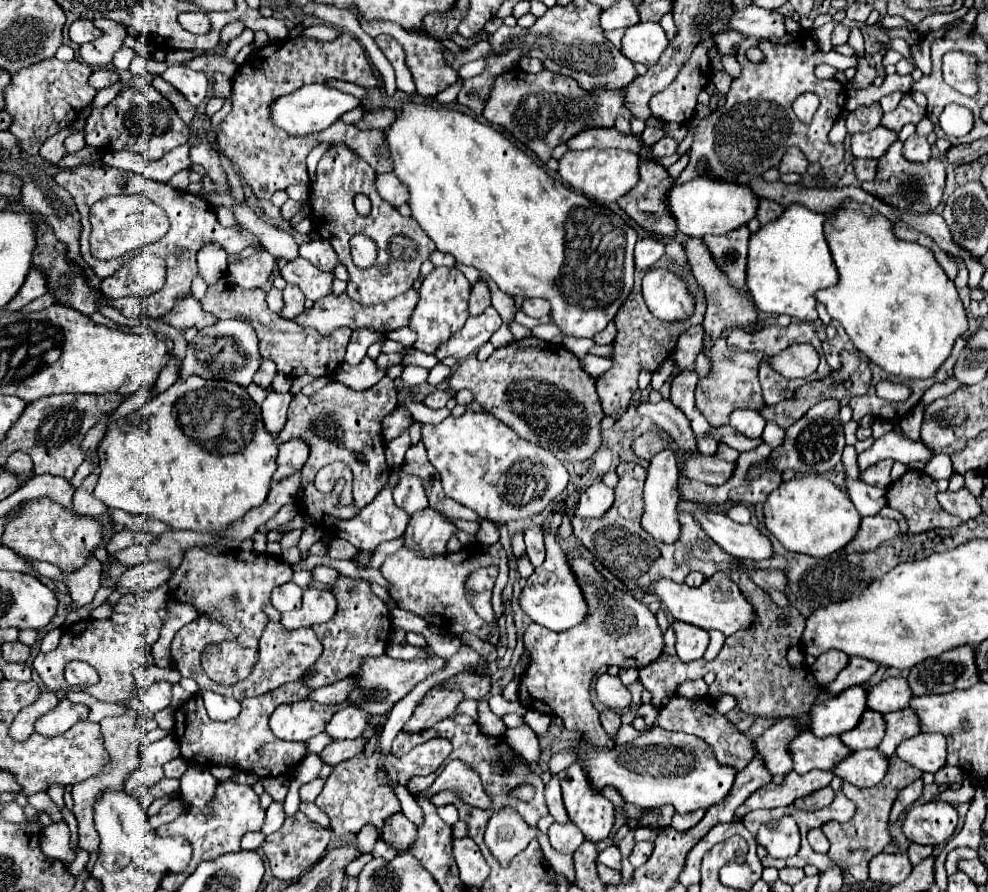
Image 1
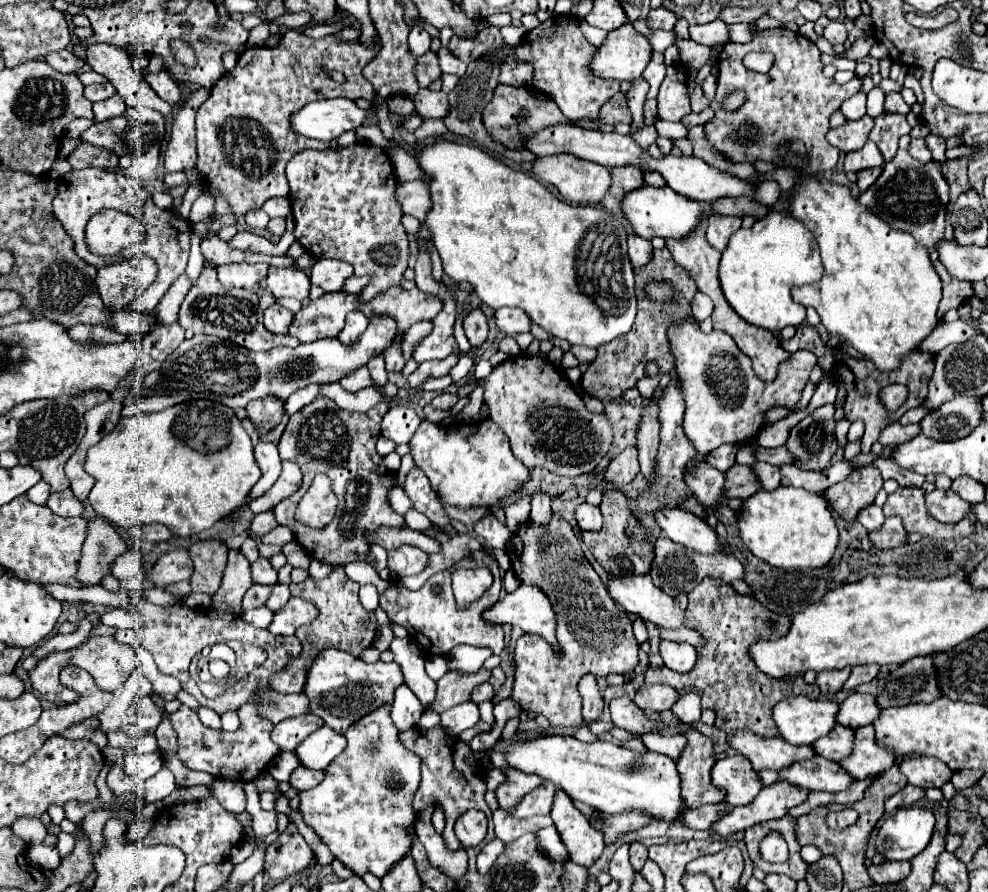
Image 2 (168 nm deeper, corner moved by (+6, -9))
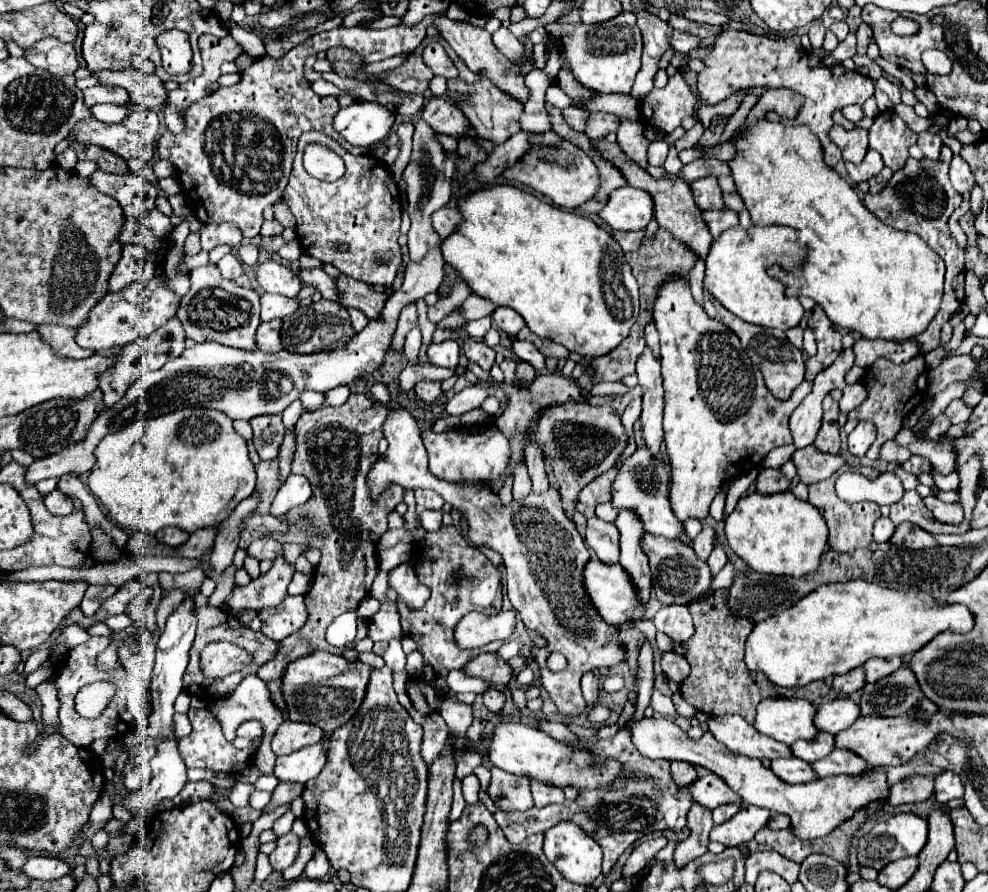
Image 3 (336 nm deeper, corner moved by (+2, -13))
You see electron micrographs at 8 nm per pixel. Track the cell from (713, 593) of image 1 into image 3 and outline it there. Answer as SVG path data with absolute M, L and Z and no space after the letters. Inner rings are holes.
M592 556L592 562L588 562L588 570L584 576L584 586L592 598L592 604L596 604L596 610L600 610L600 616L608 624L624 624L644 618L646 604L638 600L638 590L630 578L630 574L620 564L604 564L596 556Z

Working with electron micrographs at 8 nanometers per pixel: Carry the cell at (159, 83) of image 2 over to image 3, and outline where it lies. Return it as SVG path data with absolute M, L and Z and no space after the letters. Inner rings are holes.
M134 68L126 70L114 70L114 72L96 72L94 74L102 84L108 86L122 86L130 94L130 102L144 106L144 108L160 108L166 102L168 90L164 88L164 82L156 74L144 74Z

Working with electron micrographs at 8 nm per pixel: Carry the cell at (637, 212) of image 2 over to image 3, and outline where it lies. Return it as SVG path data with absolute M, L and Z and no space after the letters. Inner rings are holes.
M622 186L610 194L600 218L612 230L646 230L654 220L654 198L646 190Z

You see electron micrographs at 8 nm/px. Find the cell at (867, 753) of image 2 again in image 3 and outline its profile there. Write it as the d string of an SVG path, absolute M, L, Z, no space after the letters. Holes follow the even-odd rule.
M834 750L828 758L822 758L820 762L814 762L812 768L816 768L816 774L824 776L860 776L864 770L870 768L870 764L858 756L852 750Z

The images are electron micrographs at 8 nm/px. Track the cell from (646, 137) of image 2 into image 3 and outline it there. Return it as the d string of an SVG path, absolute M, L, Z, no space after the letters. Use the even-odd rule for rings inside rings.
M620 118L620 130L618 130L618 146L622 152L636 160L638 166L648 166L648 146L650 142L644 136L644 126L640 122L630 122L626 118Z

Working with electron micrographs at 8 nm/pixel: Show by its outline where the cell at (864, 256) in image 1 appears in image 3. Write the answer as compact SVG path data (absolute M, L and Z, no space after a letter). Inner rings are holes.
M760 120L754 126L742 124L740 136L734 140L738 158L730 160L732 178L738 194L744 198L746 210L754 224L782 224L792 226L806 236L810 248L808 260L798 272L784 272L778 266L768 270L786 282L788 296L808 296L818 302L834 326L844 330L856 330L866 340L890 340L906 342L922 334L940 310L942 284L944 284L944 262L942 258L916 234L902 232L886 226L876 218L858 198L856 190L844 182L836 170L824 164L818 138L806 126L784 126Z

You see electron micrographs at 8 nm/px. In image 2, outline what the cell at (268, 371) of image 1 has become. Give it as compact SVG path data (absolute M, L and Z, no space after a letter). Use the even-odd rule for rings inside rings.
M266 396L258 402L250 402L246 406L246 414L248 414L248 420L256 424L258 436L264 436L280 424L284 414L284 404L274 396Z

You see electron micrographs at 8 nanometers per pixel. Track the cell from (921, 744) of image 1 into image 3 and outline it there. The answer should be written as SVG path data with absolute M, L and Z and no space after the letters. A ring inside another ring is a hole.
M944 770L944 772L934 774L934 798L938 802L946 804L952 798L962 798L962 794L964 794L962 782L954 772Z

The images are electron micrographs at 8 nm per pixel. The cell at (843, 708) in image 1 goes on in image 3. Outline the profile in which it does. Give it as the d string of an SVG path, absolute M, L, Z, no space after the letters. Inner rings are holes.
M766 698L756 708L754 728L774 740L792 746L796 740L812 740L820 732L814 724L816 706L804 698Z

